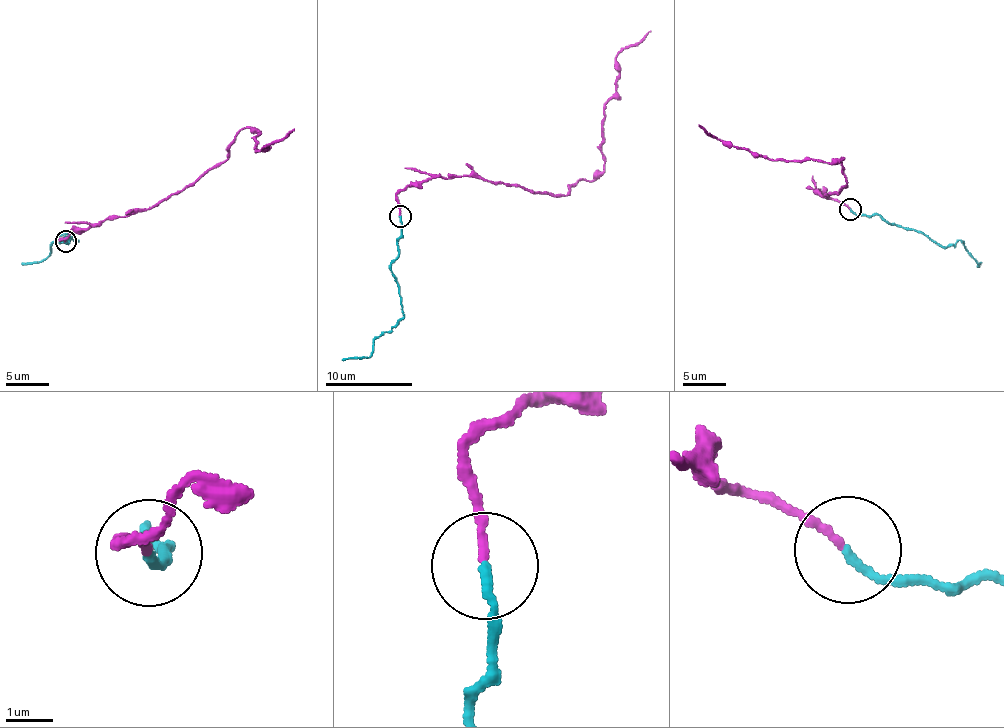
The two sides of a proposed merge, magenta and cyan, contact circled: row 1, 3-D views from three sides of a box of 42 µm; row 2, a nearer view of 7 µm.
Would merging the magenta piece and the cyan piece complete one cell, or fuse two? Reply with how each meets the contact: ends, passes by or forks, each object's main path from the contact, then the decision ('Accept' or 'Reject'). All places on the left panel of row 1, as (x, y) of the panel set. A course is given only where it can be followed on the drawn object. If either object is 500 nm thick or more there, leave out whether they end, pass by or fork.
At the ring magenta ends. At the ring cyan ends. Course of magenta: (66, 241), (73, 230), (144, 211), (180, 193), (222, 163), (241, 128), (260, 131), (256, 153), (294, 128). Course of cyan: (66, 240), (66, 236), (61, 240), (74, 237), (77, 241), (63, 233), (47, 257), (21, 264). Reject

